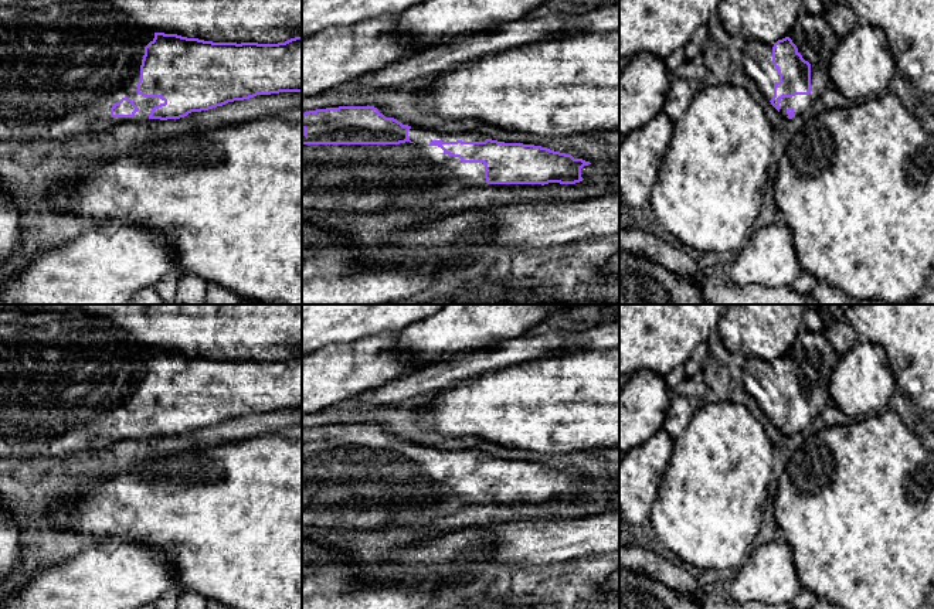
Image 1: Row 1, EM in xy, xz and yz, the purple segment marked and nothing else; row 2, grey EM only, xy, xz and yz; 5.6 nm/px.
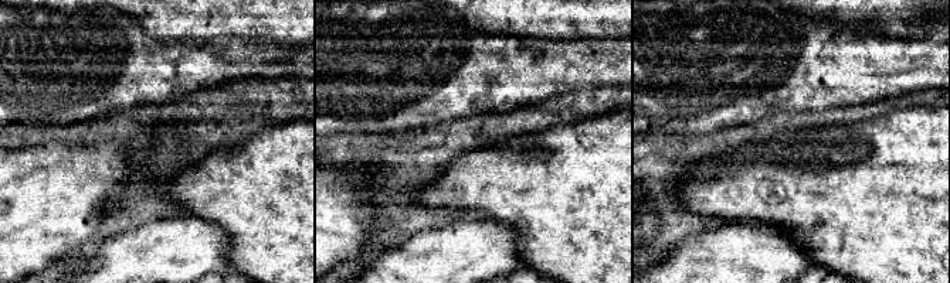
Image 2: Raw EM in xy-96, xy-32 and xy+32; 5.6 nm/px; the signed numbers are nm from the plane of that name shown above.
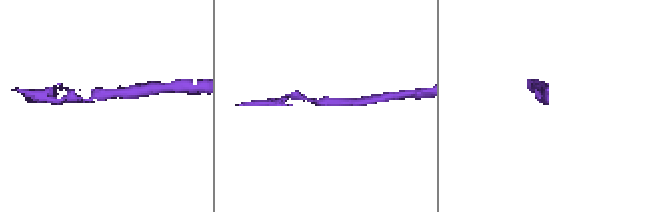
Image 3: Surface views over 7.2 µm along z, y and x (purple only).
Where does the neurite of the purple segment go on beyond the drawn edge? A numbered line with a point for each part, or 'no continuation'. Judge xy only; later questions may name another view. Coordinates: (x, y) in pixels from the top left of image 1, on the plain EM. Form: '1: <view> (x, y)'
1: xy (63, 384)

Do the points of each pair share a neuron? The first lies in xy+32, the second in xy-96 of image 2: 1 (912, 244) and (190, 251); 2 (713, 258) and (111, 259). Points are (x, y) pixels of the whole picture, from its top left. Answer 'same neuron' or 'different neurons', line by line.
1: different neurons
2: same neuron

